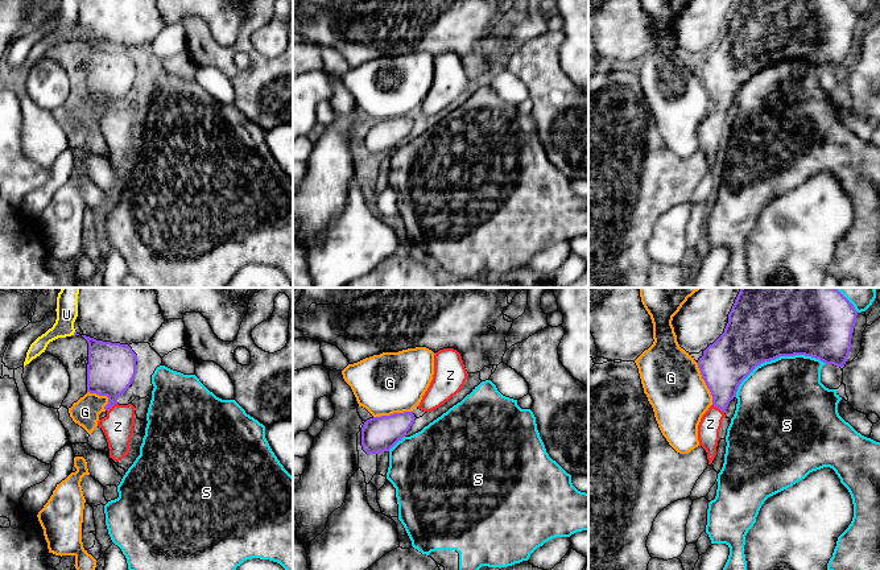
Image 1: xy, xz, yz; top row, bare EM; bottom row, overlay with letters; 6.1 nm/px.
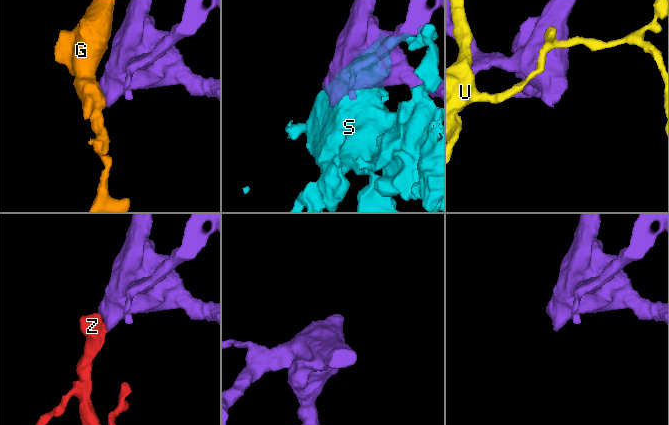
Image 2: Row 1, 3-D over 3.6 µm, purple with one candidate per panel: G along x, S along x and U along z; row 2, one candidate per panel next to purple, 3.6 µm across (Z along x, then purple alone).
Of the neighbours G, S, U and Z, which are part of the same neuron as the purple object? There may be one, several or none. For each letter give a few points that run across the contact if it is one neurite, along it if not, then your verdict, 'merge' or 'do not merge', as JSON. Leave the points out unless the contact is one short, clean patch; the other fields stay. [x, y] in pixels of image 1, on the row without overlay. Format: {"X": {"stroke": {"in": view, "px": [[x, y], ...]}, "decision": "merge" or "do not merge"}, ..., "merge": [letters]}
{"G": {"decision": "do not merge"}, "S": {"decision": "do not merge"}, "U": {"decision": "do not merge"}, "Z": {"stroke": {"in": "yz", "px": [[723, 71], [723, 95], [719, 112], [710, 128]]}, "decision": "merge"}, "merge": ["Z"]}

